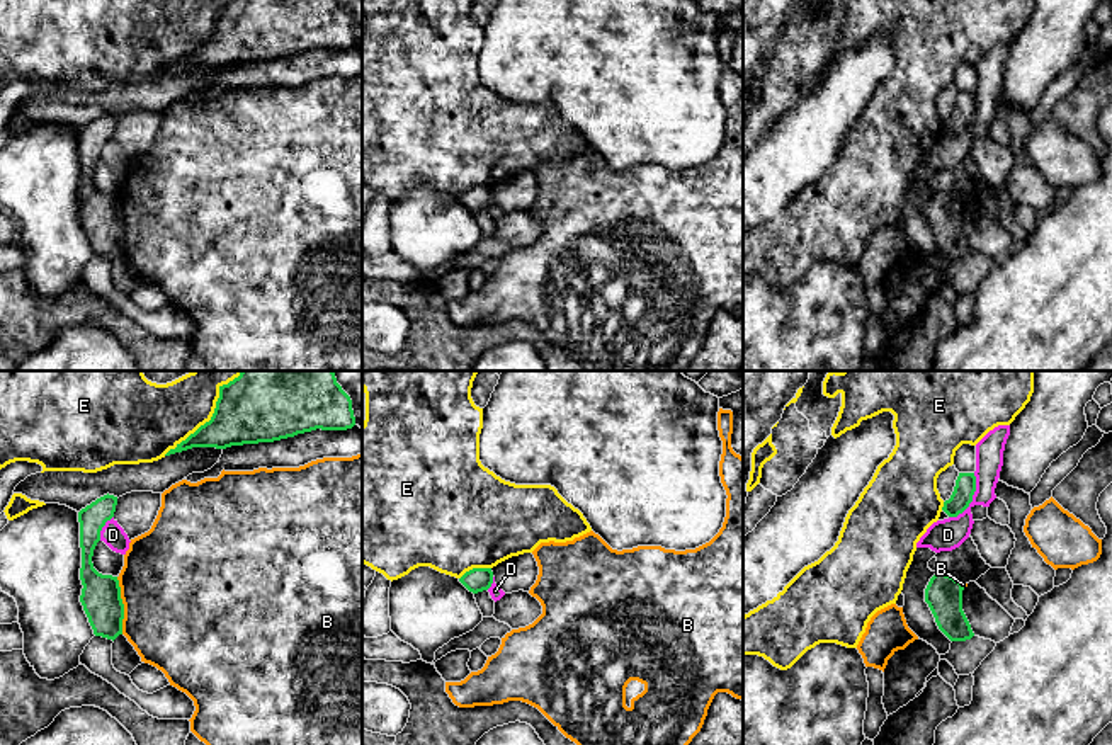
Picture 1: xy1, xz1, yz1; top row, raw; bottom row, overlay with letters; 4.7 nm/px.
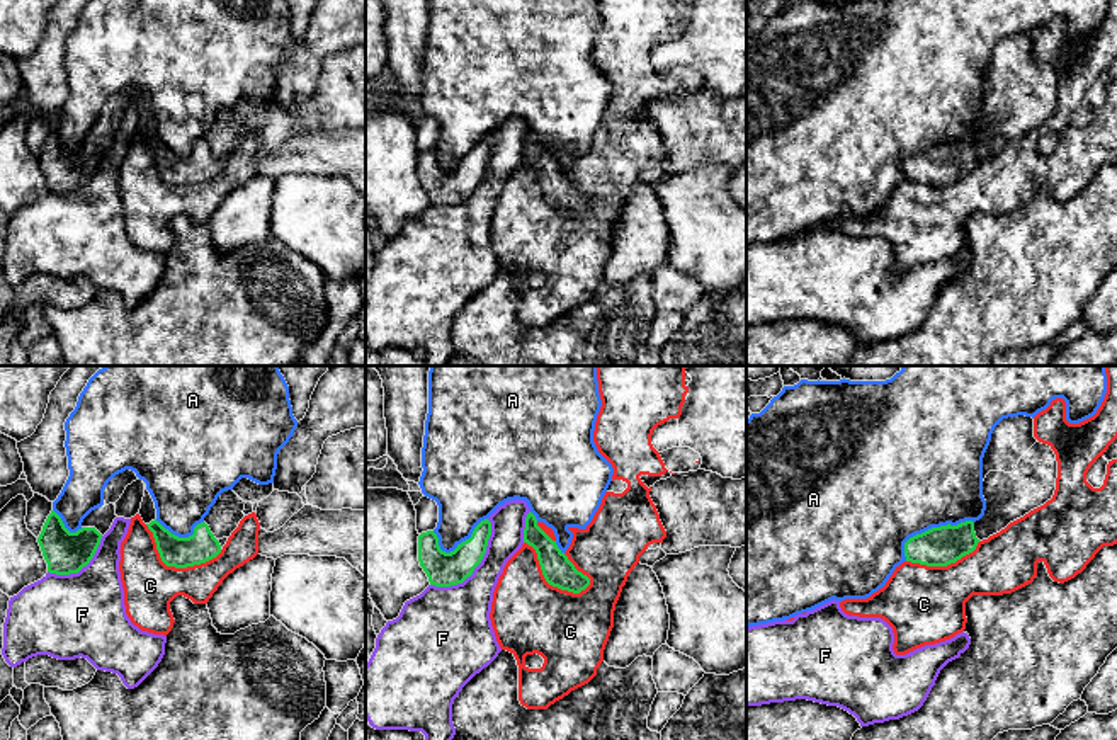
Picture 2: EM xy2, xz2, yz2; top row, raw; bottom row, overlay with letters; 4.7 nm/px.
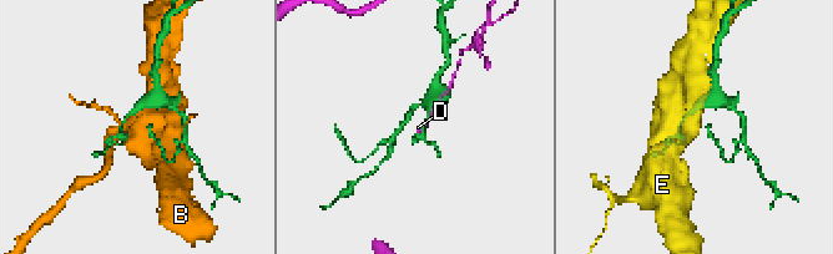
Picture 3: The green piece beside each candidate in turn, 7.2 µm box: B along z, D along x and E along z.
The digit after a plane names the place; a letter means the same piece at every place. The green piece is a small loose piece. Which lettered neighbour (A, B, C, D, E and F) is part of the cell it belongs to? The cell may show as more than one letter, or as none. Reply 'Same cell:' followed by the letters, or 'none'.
Same cell: none

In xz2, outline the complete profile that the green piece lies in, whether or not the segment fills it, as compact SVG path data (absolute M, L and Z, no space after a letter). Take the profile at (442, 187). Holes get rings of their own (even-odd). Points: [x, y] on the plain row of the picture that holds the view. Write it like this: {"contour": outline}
{"contour": "M485 138L474 146L469 158L457 163L454 170L445 172L440 168L434 150L422 151L418 155L418 180L430 204L451 206L471 196L486 172L490 155L491 141Z"}

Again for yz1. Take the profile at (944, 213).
{"contour": "M937 191L927 208L928 223L939 248L950 260L966 260L974 255L971 243L962 230L962 202L950 194Z"}

